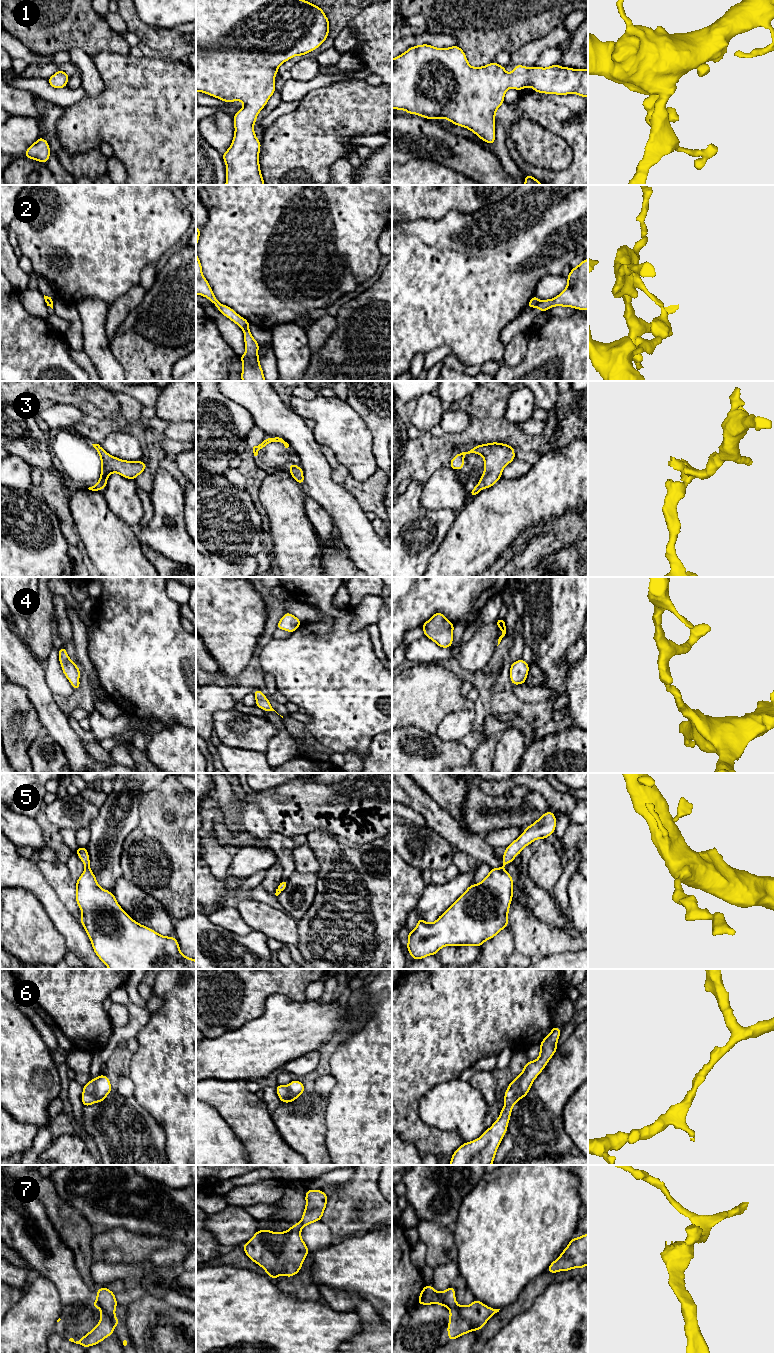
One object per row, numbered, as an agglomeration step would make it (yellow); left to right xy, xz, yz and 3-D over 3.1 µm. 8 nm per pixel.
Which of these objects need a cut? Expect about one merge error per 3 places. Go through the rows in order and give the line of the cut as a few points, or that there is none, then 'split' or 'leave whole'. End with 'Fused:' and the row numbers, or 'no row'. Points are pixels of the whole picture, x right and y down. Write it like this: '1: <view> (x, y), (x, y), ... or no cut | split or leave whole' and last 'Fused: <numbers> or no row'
1: no cut | leave whole
2: yz (540, 301), (536, 305) | split
3: no cut | leave whole
4: no cut | leave whole
5: no cut | leave whole
6: no cut | leave whole
7: xy (96, 1301), (98, 1306), (109, 1315), (114, 1326) | split
Fused: 2, 7

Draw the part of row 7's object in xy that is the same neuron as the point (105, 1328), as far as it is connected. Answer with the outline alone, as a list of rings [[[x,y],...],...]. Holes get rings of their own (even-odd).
[[[100,1309],[100,1312],[100,1322],[94,1327],[93,1330],[89,1331],[86,1336],[82,1336],[79,1341],[75,1342],[73,1338],[70,1338],[69,1341],[87,1348],[96,1345],[103,1341],[106,1337],[111,1336],[115,1327],[111,1317],[103,1309]]]

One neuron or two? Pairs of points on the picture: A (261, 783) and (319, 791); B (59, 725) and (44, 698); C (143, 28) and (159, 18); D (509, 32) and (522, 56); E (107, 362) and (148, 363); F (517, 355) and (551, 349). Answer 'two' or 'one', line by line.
A: two
B: one
C: two
D: two
E: two
F: two

